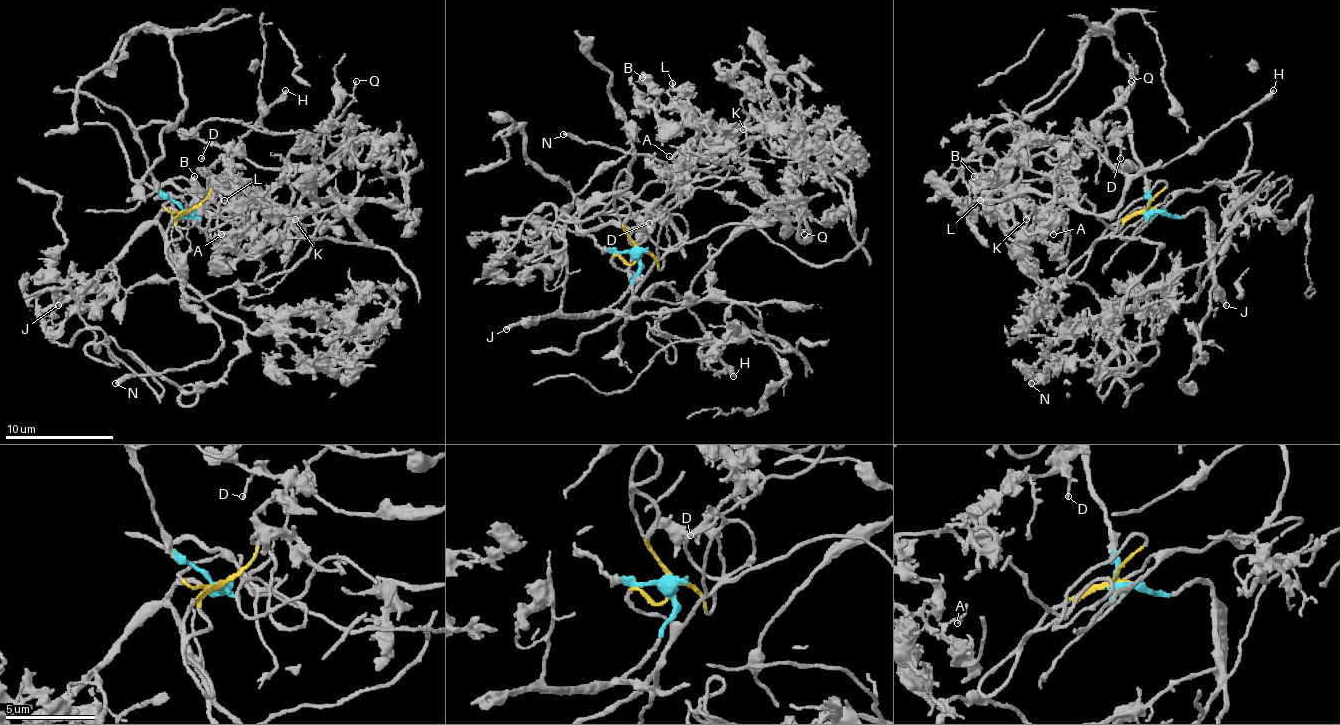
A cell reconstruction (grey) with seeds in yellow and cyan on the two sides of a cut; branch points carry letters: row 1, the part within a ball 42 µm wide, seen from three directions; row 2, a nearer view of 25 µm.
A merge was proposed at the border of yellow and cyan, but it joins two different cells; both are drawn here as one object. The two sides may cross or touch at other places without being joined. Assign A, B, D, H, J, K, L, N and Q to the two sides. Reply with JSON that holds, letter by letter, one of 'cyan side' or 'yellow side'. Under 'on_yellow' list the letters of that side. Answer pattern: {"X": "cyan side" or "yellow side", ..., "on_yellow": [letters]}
{"A": "yellow side", "B": "yellow side", "D": "yellow side", "H": "cyan side", "J": "cyan side", "K": "yellow side", "L": "yellow side", "N": "cyan side", "Q": "cyan side", "on_yellow": ["A", "B", "D", "K", "L"]}

